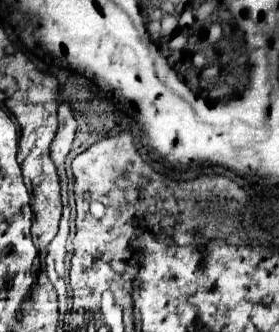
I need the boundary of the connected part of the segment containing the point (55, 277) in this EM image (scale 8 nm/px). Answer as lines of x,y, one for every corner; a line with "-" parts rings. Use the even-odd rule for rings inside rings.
63,205
63,217
59,225
57,237
49,243
47,257
45,257
45,269
51,279
51,283
57,289
57,295
67,297
67,287
65,287
65,255
67,255
67,239
69,239
69,211
65,211

